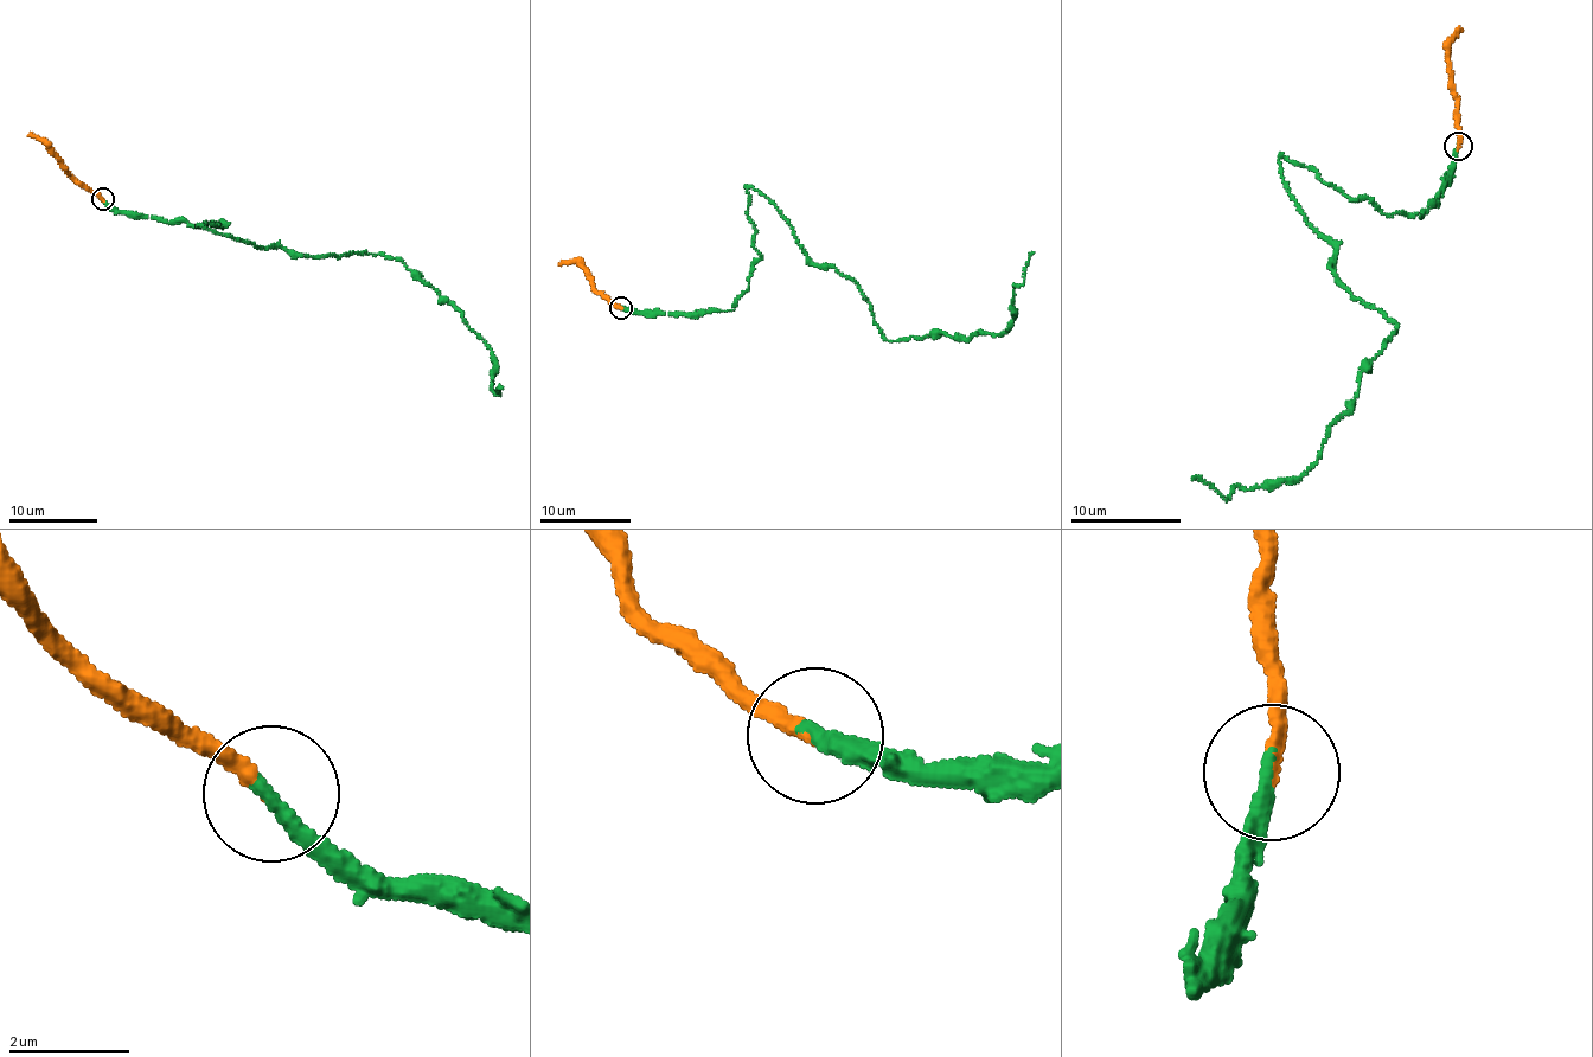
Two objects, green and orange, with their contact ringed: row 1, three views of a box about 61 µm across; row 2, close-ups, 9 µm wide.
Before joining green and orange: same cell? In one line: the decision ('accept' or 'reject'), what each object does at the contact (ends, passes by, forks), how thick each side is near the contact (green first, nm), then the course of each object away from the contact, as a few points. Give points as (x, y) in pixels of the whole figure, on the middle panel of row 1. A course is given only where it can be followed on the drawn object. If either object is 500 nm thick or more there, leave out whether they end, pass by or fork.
accept; green ends; orange ends; calibres 300 and 240 nm; course green (620, 307), (731, 309), (760, 258), (750, 187), (812, 263), (849, 276), (888, 340), (1006, 332), (1034, 252); course orange (620, 307), (596, 290), (590, 273), (583, 267), (576, 262), (558, 266)

